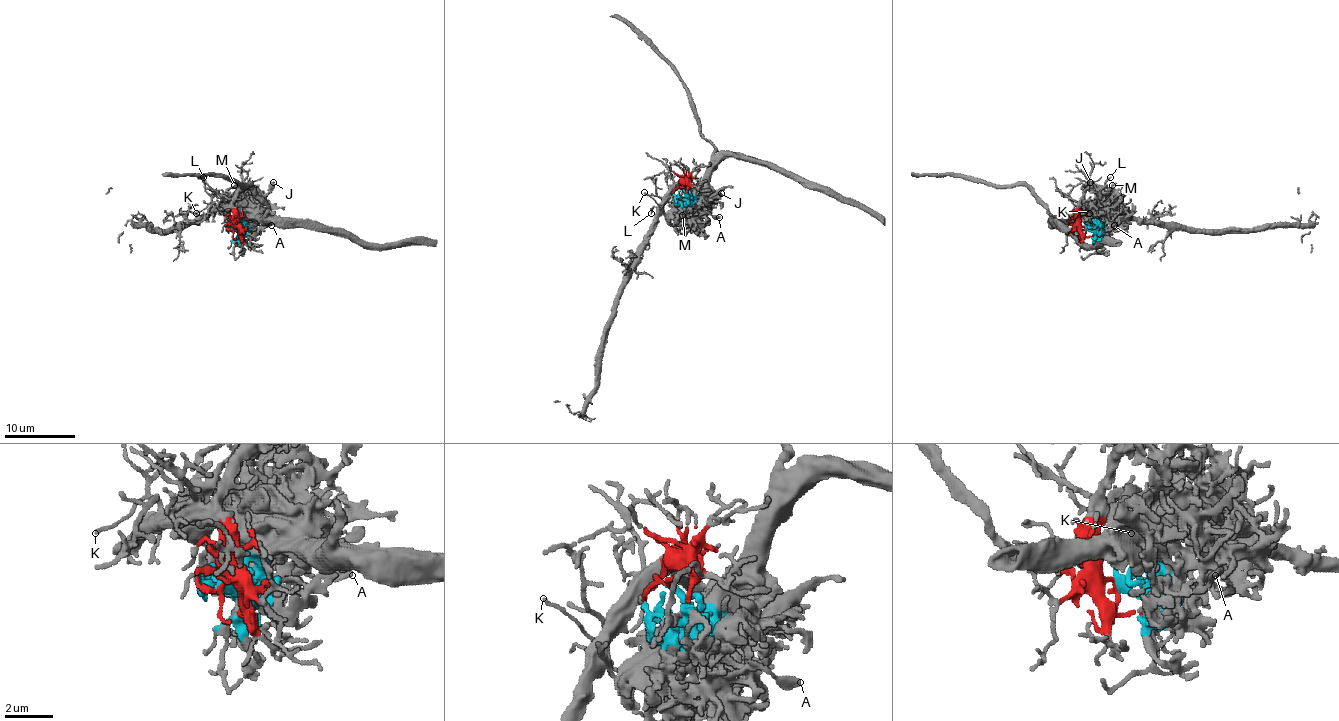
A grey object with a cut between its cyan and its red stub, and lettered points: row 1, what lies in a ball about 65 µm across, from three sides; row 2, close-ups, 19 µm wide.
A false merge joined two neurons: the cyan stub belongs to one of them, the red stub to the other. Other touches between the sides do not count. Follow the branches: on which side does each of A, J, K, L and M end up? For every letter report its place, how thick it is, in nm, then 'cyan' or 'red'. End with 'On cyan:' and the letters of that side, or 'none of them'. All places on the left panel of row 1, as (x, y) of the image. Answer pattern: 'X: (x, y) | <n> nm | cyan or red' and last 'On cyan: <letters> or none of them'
A: (271, 225) | 240 nm | cyan
J: (273, 182) | 320 nm | cyan
K: (196, 213) | 110 nm | red
L: (203, 177) | 150 nm | red
M: (234, 185) | 120 nm | cyan
On cyan: A, J, M

